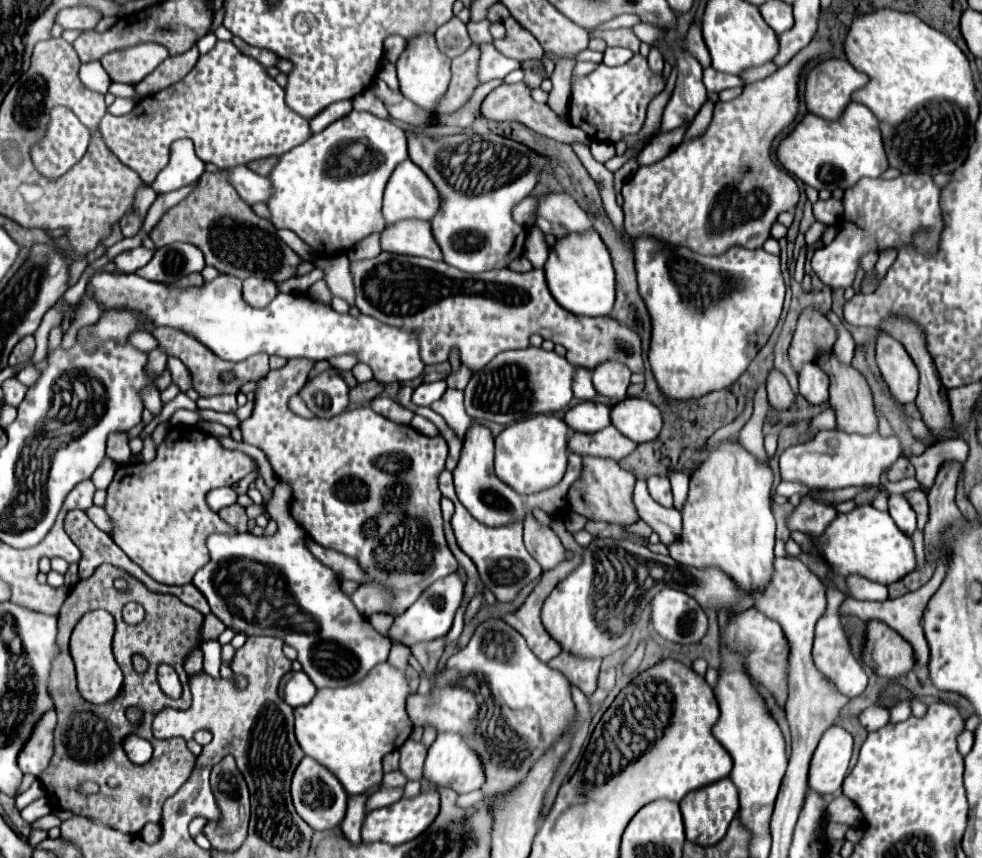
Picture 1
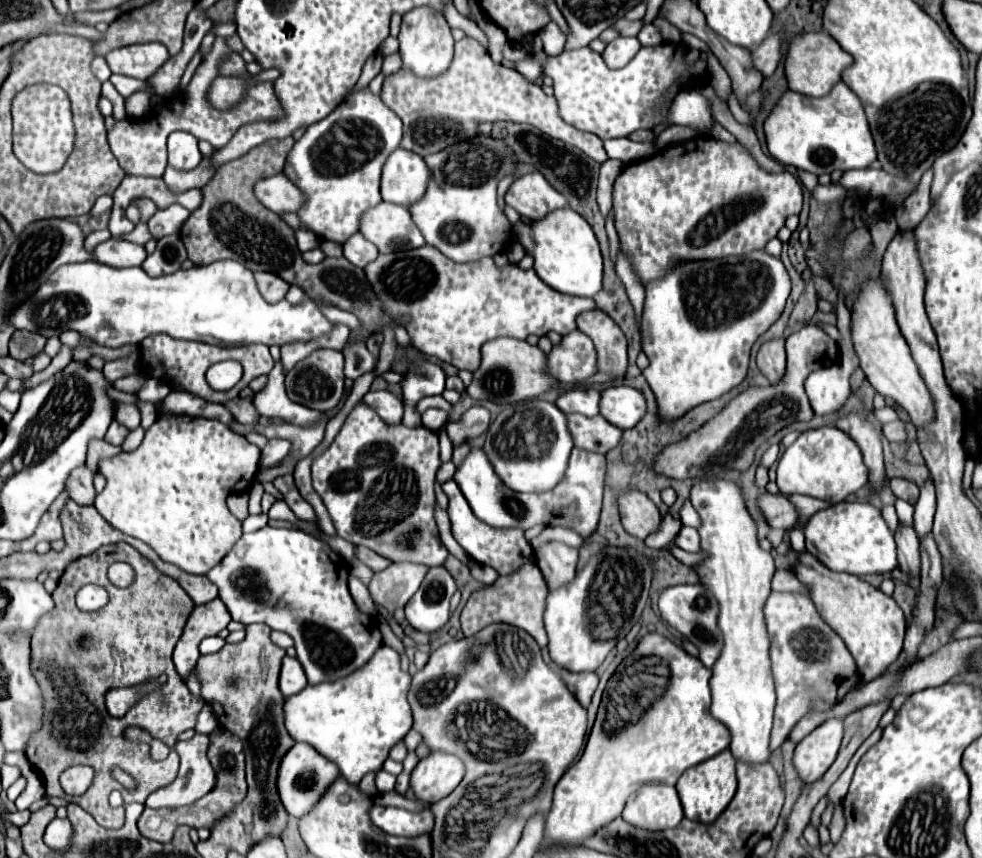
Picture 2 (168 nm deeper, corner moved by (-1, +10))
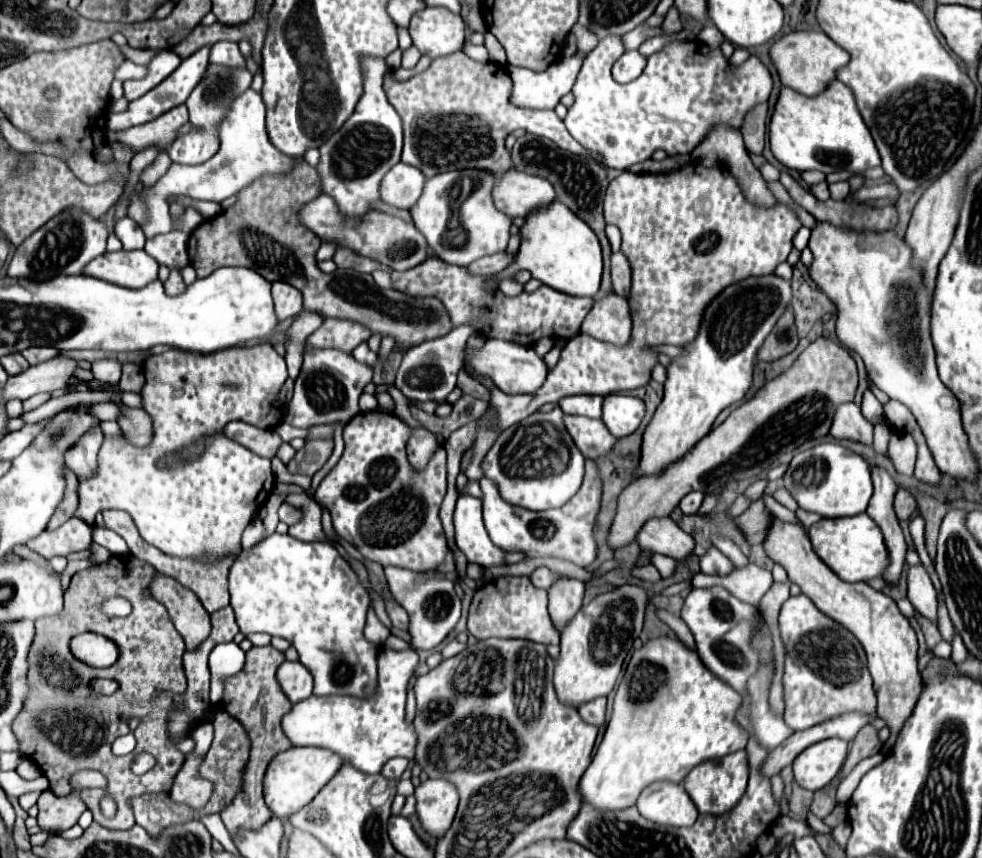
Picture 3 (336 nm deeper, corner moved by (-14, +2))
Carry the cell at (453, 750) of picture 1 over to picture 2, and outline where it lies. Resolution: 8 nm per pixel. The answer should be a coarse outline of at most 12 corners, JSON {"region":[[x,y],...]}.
{"region":[[441,750],[421,758],[411,788],[427,804],[451,794],[465,764]]}

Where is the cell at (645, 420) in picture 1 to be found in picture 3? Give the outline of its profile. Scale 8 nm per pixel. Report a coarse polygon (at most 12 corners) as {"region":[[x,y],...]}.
{"region":[[636,396],[604,398],[602,422],[616,438],[632,434],[644,418]]}

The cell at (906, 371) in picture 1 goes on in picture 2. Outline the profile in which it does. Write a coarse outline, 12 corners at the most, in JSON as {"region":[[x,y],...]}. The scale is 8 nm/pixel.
{"region":[[881,278],[851,314],[867,380],[909,412],[933,414]]}

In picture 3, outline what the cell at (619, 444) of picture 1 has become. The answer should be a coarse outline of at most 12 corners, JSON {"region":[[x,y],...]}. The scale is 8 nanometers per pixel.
{"region":[[564,416],[584,458],[606,454],[616,438],[600,420]]}

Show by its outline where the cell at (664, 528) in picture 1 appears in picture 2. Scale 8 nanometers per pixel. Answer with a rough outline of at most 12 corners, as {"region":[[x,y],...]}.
{"region":[[683,526],[675,544],[687,552],[697,552],[697,530]]}

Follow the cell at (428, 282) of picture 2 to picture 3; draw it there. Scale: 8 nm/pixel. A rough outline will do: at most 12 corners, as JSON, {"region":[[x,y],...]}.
{"region":[[438,258],[392,272],[440,298],[454,326],[532,346],[574,338],[594,302],[540,286],[504,298],[490,278]]}

